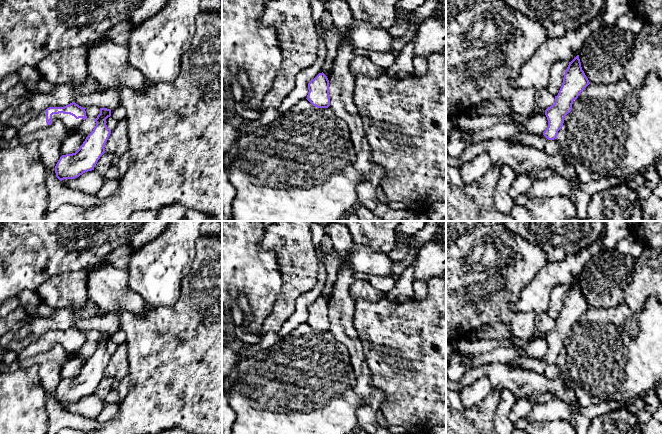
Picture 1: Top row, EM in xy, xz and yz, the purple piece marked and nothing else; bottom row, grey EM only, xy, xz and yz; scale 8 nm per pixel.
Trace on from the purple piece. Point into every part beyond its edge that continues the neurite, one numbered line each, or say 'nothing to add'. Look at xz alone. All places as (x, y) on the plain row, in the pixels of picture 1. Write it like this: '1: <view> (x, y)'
nothing to add

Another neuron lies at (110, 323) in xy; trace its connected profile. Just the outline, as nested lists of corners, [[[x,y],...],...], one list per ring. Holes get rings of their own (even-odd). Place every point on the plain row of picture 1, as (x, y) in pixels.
[[[110,313],[104,316],[94,316],[78,320],[73,326],[83,332],[96,330],[113,334],[120,329],[120,318],[119,314]]]

